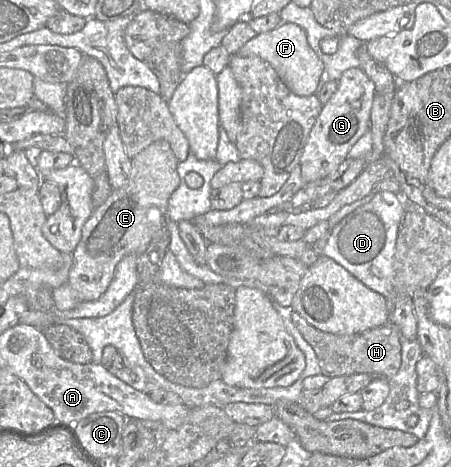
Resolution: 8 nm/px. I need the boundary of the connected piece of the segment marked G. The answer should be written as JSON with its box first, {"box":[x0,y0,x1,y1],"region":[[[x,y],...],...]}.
{"box":[299,67,375,184],"region":[[[360,67],[343,72],[336,92],[322,107],[311,129],[300,158],[299,166],[305,184],[327,177],[348,158],[351,148],[370,127],[374,97],[375,85]]]}

